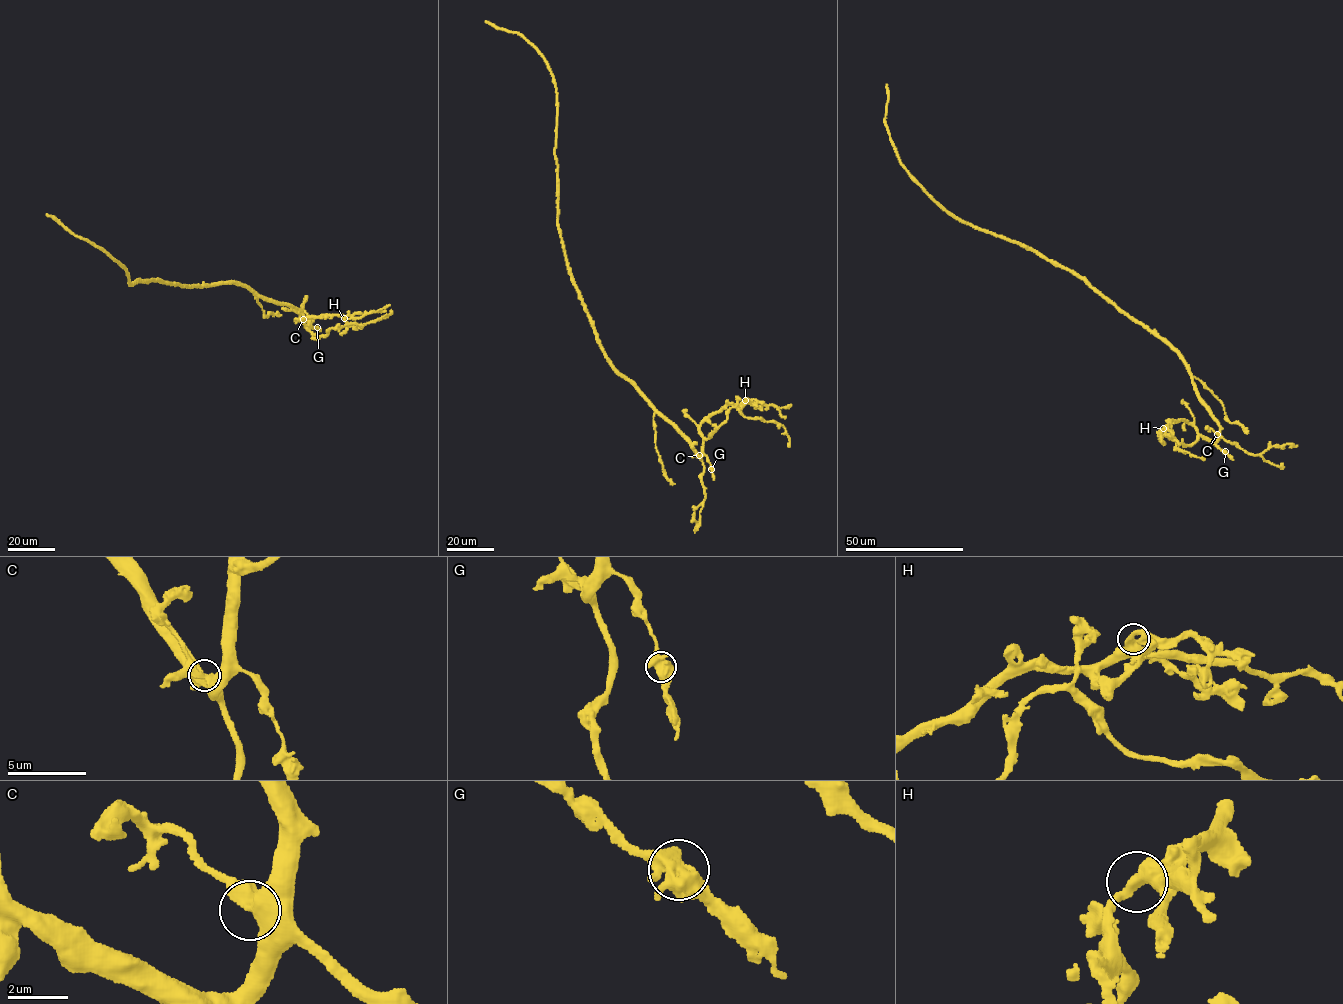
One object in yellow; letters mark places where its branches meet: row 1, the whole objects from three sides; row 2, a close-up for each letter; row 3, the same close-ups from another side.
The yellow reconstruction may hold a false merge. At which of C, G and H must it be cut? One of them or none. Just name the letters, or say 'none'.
none

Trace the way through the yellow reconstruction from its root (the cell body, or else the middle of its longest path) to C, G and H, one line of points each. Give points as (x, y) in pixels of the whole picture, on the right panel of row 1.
C: (1112, 304), (1173, 348), (1220, 427), (1217, 434)
G: (1112, 304), (1173, 348), (1220, 427), (1218, 439), (1213, 443), (1225, 452)
H: (1112, 304), (1173, 348), (1220, 427), (1216, 442), (1204, 438), (1193, 426), (1181, 420), (1171, 421), (1163, 428)

